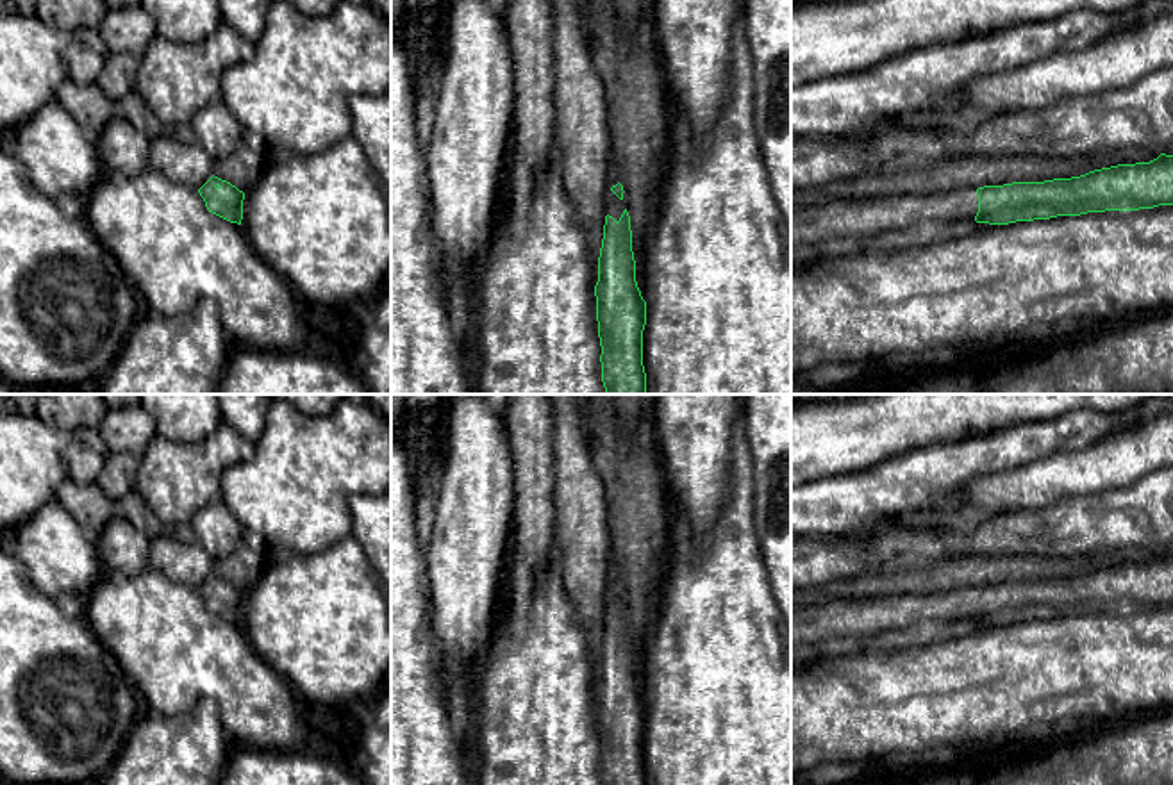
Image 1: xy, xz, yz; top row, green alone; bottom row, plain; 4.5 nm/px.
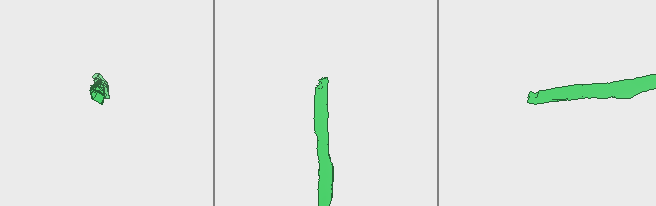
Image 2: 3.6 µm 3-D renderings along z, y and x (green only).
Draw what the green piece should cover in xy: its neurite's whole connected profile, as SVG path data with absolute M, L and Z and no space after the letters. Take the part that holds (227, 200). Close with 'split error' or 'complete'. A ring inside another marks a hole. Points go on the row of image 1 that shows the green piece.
M211 177L200 189L200 196L205 202L205 207L209 212L230 221L241 225L243 219L243 200L245 193L239 191L236 186L232 186L227 180L221 180L218 177Z; complete

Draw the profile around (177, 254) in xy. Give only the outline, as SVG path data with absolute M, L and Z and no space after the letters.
M152 166L132 177L109 169L86 198L84 221L130 278L141 303L136 323L184 318L204 300L212 300L229 360L243 348L305 348L304 303L293 287L259 257L241 225L207 211L196 189L170 180Z

